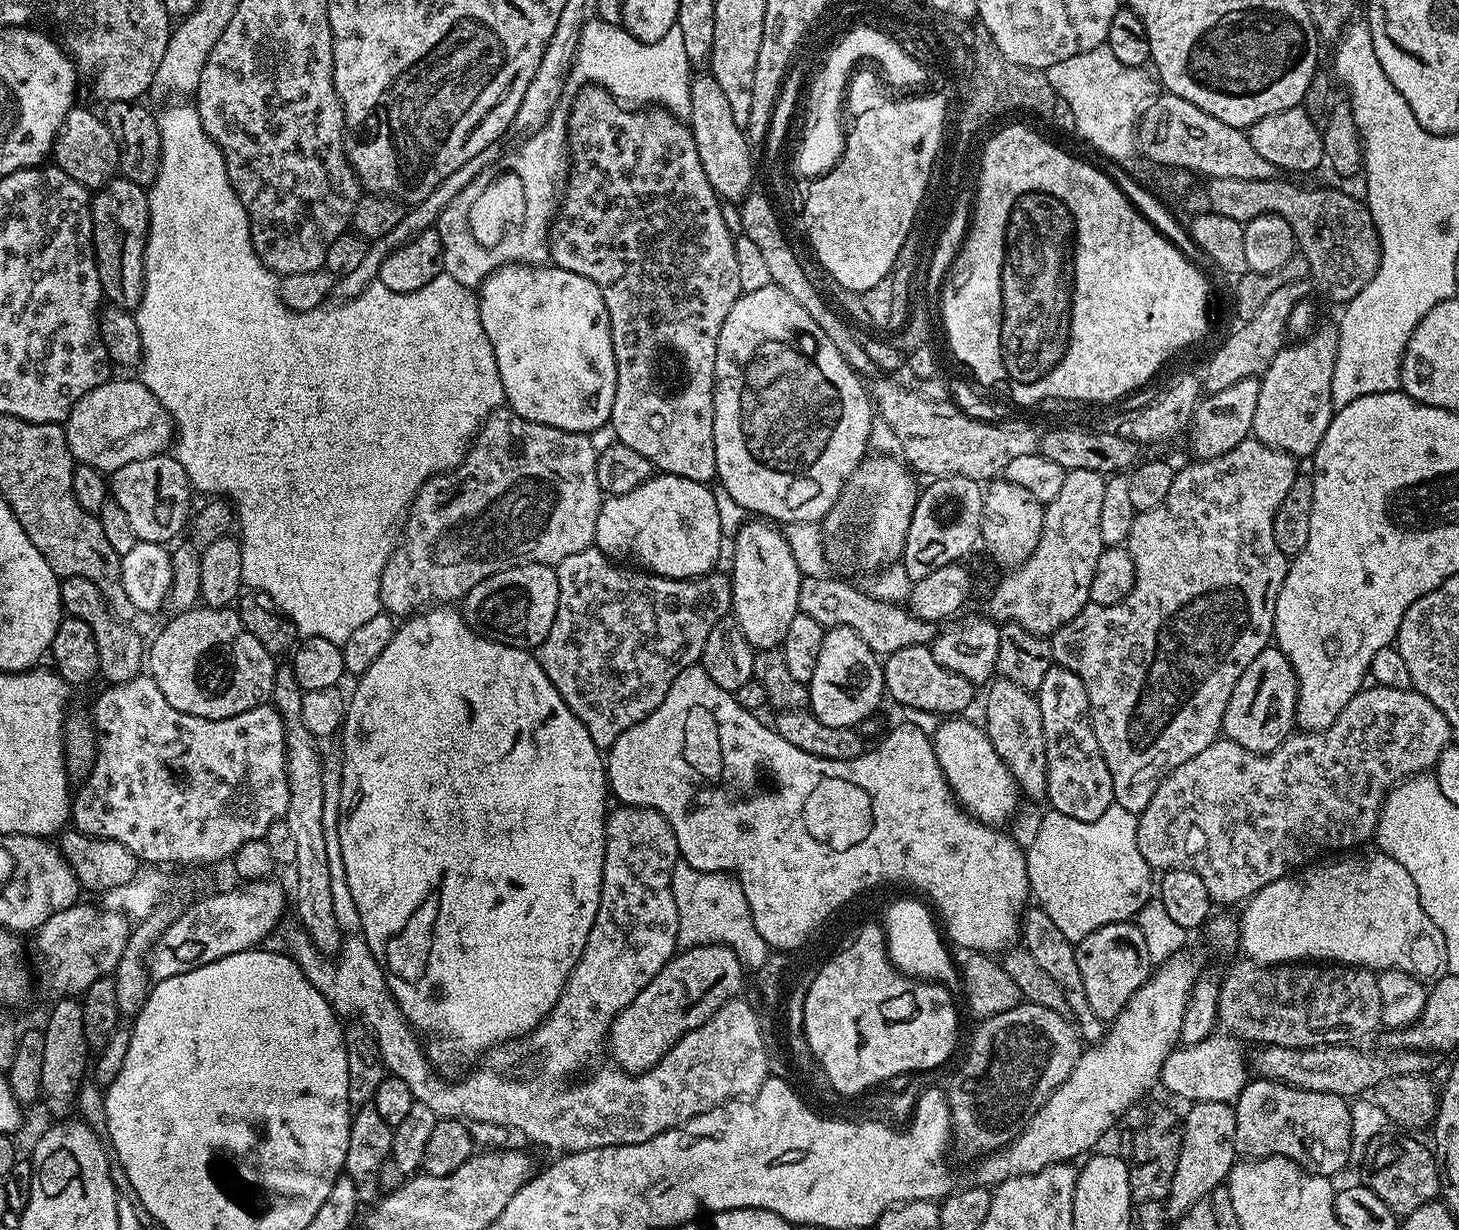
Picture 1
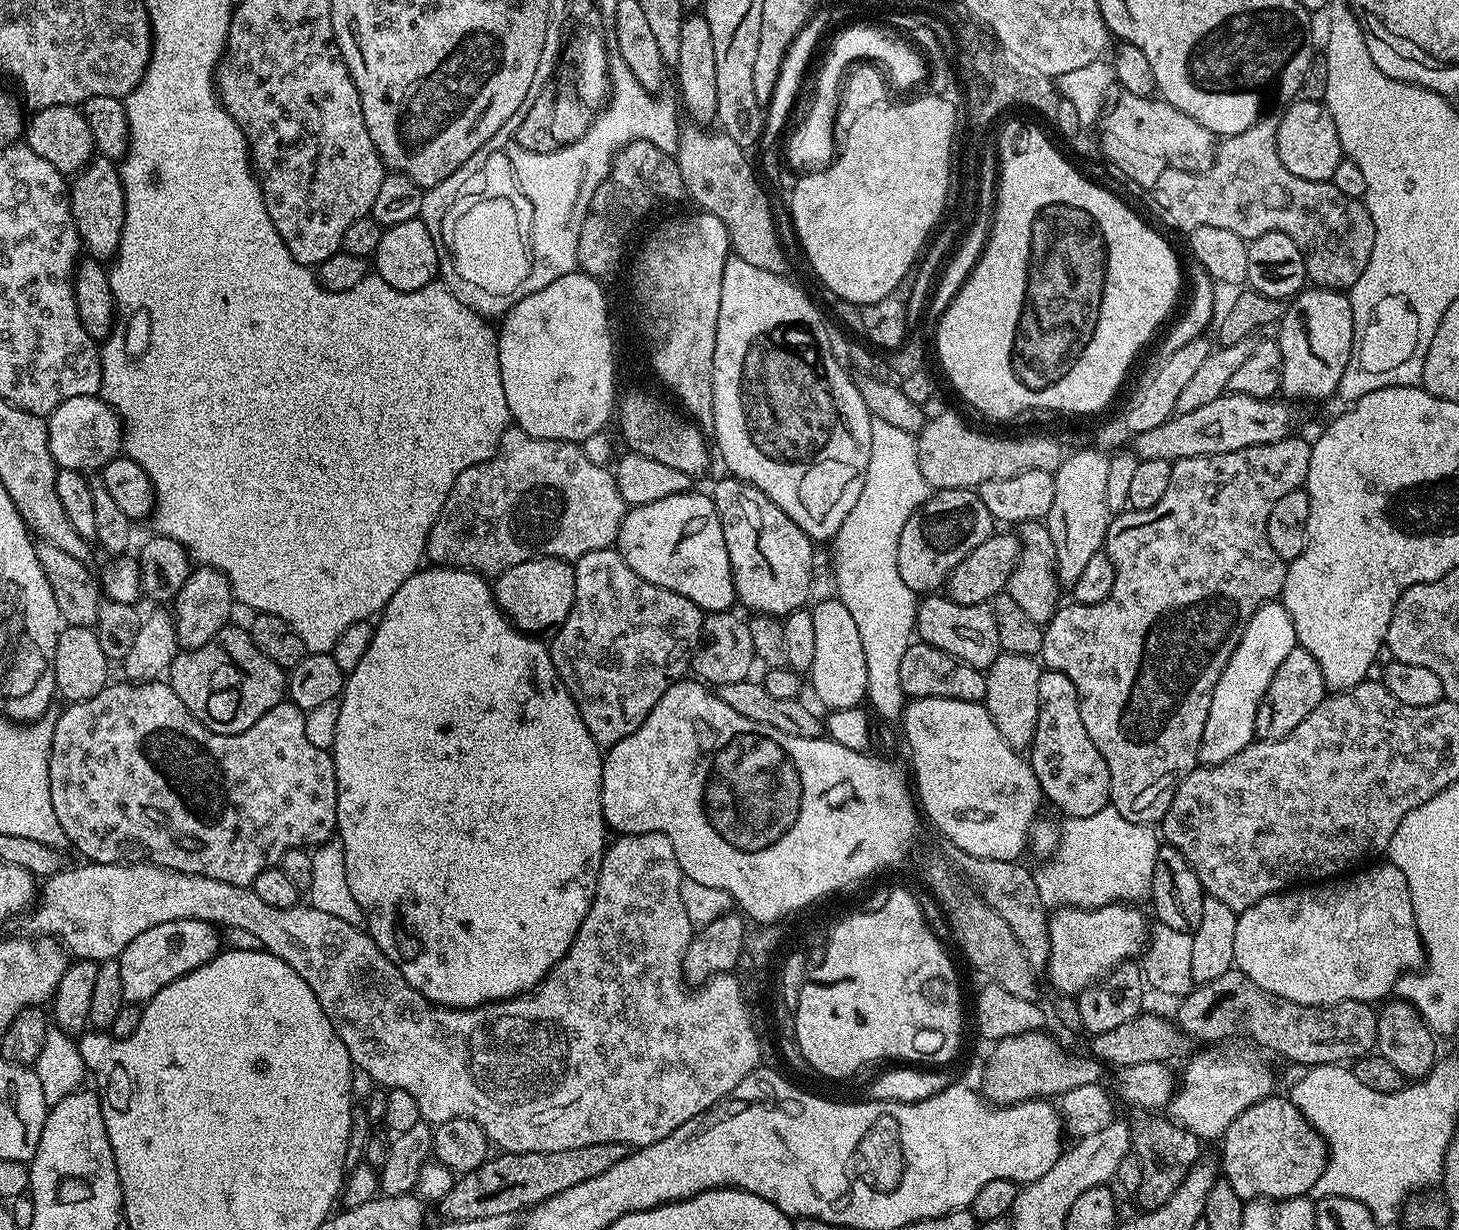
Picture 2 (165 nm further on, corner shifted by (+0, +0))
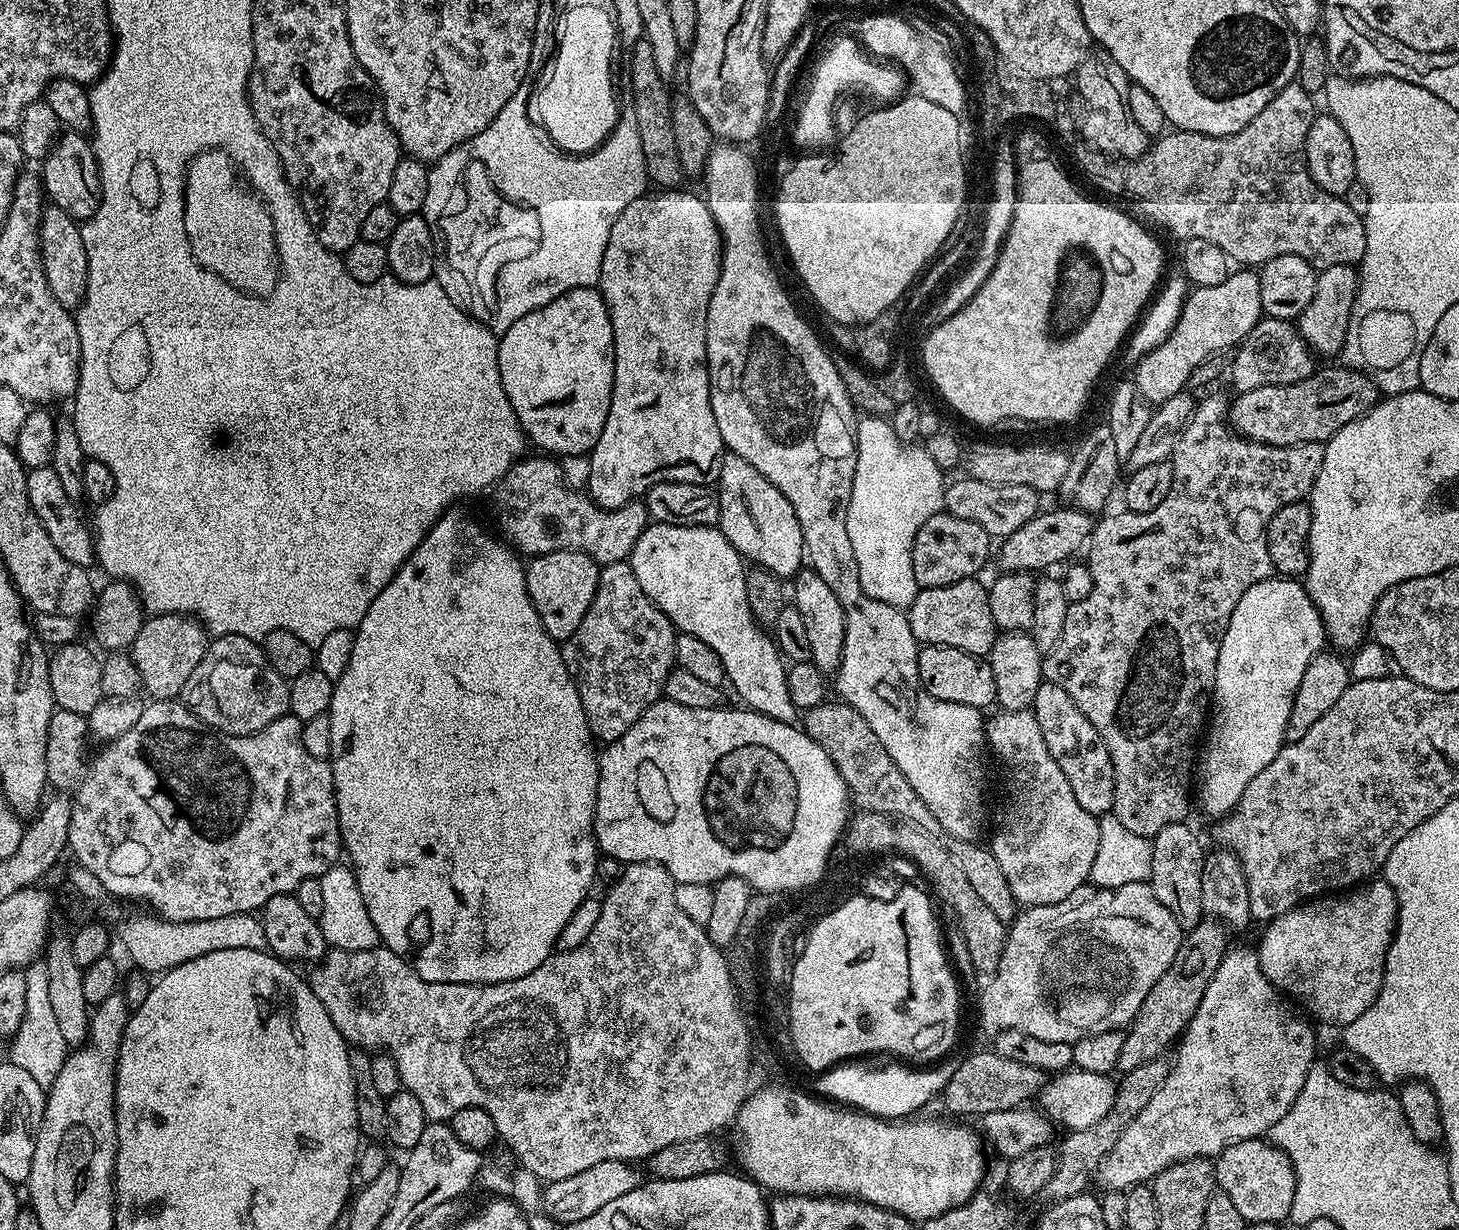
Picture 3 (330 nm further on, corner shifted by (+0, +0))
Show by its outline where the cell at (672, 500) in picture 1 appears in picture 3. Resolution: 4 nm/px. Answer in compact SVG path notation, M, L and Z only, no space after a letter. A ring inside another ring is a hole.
M649 523L648 529L644 531L638 538L638 542L634 546L630 563L634 570L634 578L638 578L638 586L642 586L642 590L650 598L650 602L654 602L654 606L658 606L658 610L662 610L662 614L666 614L666 618L670 618L670 622L680 632L686 634L694 634L694 638L702 638L702 642L706 642L706 646L710 646L718 654L718 658L722 658L722 666L727 683L736 687L736 692L745 700L743 703L747 705L751 711L760 712L763 716L769 716L775 720L781 720L784 724L793 723L794 709L790 702L790 690L786 690L786 660L779 648L776 647L775 639L771 635L768 636L763 627L757 624L754 614L750 610L750 602L746 602L746 564L739 552L734 550L732 545L724 535L720 533L719 527L713 526L686 526L685 524L658 524Z

